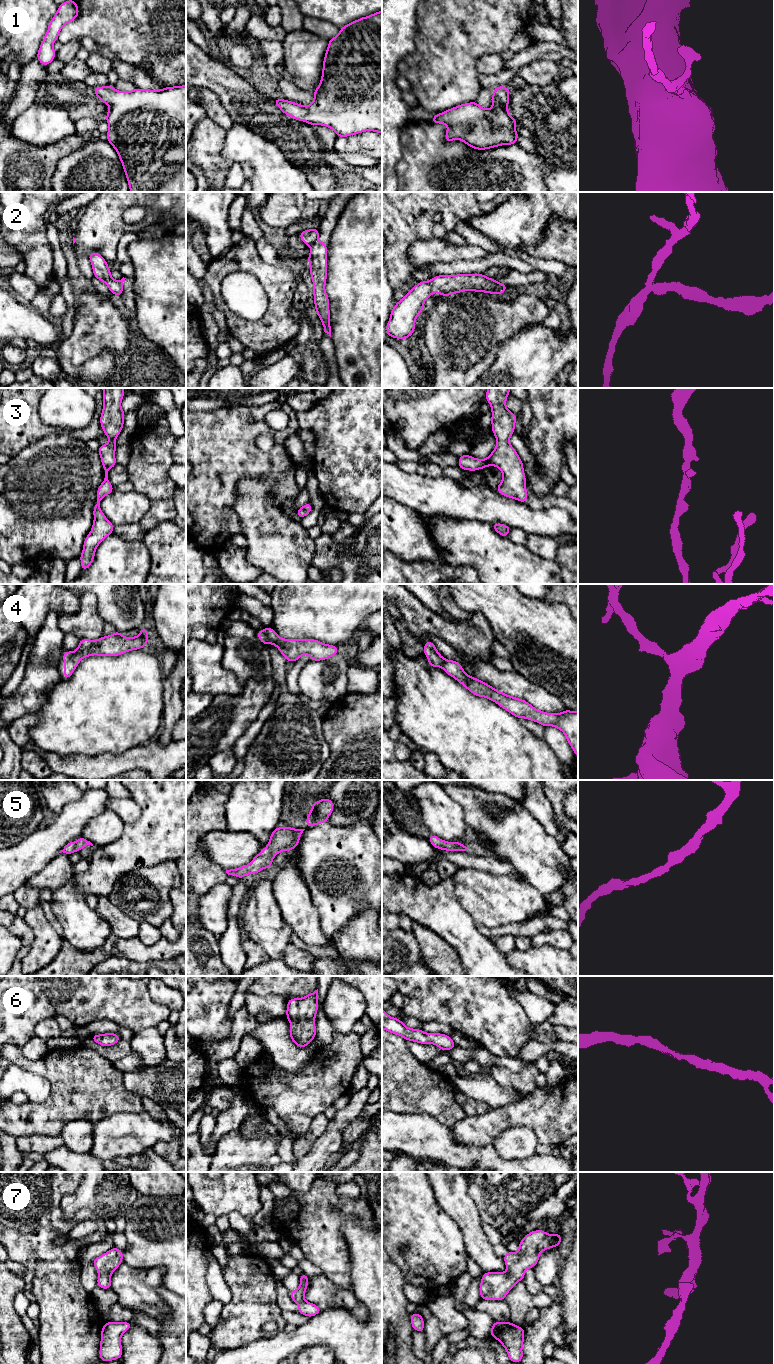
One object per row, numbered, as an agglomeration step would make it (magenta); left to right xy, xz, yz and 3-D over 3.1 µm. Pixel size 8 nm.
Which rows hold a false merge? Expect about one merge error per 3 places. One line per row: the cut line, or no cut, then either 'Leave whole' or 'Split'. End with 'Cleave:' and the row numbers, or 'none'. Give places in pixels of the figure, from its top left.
1: No split. Leave whole
2: No split. Leave whole
3: No split. Leave whole
4: No split. Leave whole
5: No split. Leave whole
6: No split. Leave whole
7: No split. Leave whole
Cleave: none

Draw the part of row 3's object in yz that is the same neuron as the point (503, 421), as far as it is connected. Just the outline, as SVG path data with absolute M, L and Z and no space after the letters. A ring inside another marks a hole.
M488 388L485 399L491 405L491 428L497 439L495 449L486 459L476 459L468 454L459 456L458 467L462 470L476 471L487 466L498 467L503 479L497 486L498 493L527 503L526 477L523 462L509 443L514 434L517 415L506 407L510 388Z

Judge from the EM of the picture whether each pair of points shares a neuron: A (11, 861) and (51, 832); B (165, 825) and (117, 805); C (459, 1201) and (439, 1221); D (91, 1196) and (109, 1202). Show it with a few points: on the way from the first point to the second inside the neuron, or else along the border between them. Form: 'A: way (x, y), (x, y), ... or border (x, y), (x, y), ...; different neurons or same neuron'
A: way (21, 861), (41, 842); same neuron
B: border (130, 796), (140, 808), (140, 816), (125, 824); different neurons
C: border (434, 1193), (439, 1206), (455, 1222), (461, 1232); different neurons
D: way (95, 1196), (103, 1196), (105, 1198); same neuron

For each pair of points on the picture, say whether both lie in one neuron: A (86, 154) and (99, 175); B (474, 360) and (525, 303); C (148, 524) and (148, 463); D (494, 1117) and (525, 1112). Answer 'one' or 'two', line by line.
A: one
B: one
C: one
D: one

